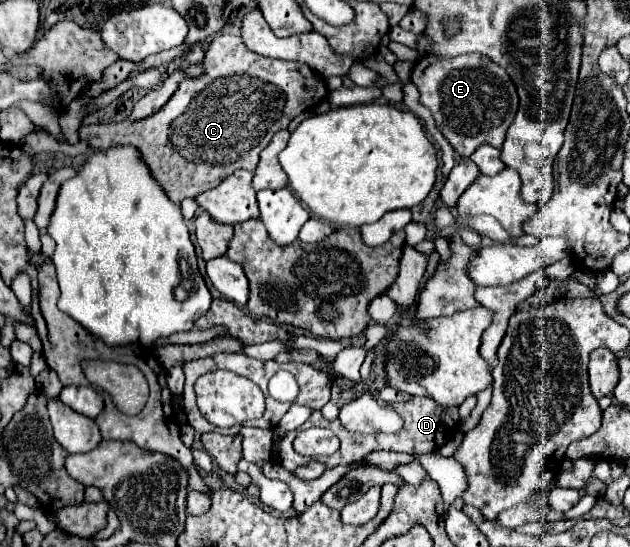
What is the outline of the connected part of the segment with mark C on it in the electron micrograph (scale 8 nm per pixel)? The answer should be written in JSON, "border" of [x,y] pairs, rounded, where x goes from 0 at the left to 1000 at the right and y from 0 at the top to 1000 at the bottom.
{"border":[[[349,62],[333,77],[321,124],[298,139],[292,154],[286,154],[286,161],[254,197],[254,205],[244,205],[216,223],[200,219],[159,230],[130,230],[127,252],[149,267],[149,274],[168,274],[181,263],[216,267],[238,303],[244,325],[263,347],[267,362],[286,373],[286,366],[292,362],[308,362],[324,347],[346,340],[359,322],[381,307],[403,314],[410,303],[410,282],[422,271],[429,252],[438,241],[451,238],[476,205],[511,186],[517,172],[517,154],[486,117],[413,102],[406,95],[397,95],[381,66]]]}

